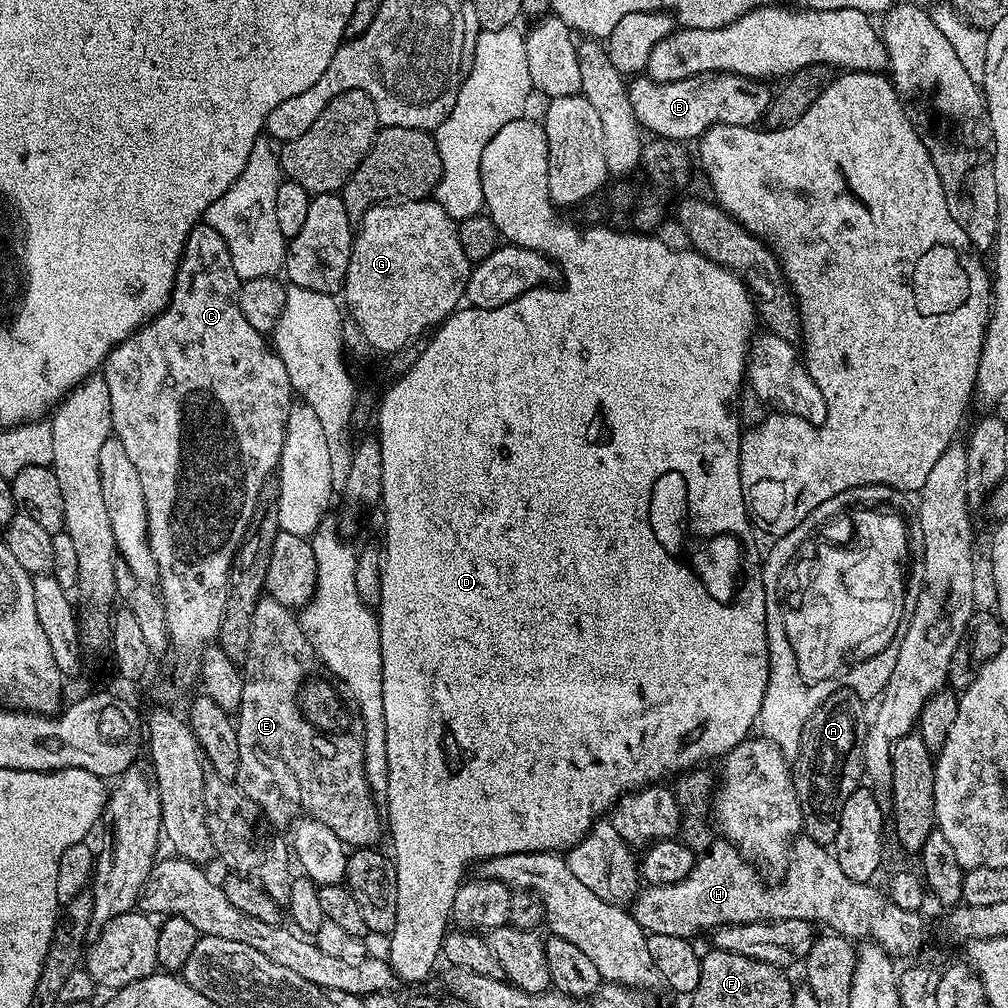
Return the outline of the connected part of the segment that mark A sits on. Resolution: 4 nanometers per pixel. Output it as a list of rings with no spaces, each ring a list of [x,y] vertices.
[[[836,690],[810,714],[804,724],[804,748],[796,745],[794,754],[804,760],[804,768],[791,768],[792,781],[796,787],[796,797],[804,819],[803,835],[814,842],[825,846],[835,845],[838,825],[836,812],[842,814],[840,800],[846,802],[862,782],[856,779],[856,772],[840,772],[840,768],[808,768],[808,760],[816,764],[816,760],[859,760],[864,763],[864,734],[868,730],[869,721],[864,720],[865,701],[862,701],[851,690]]]

